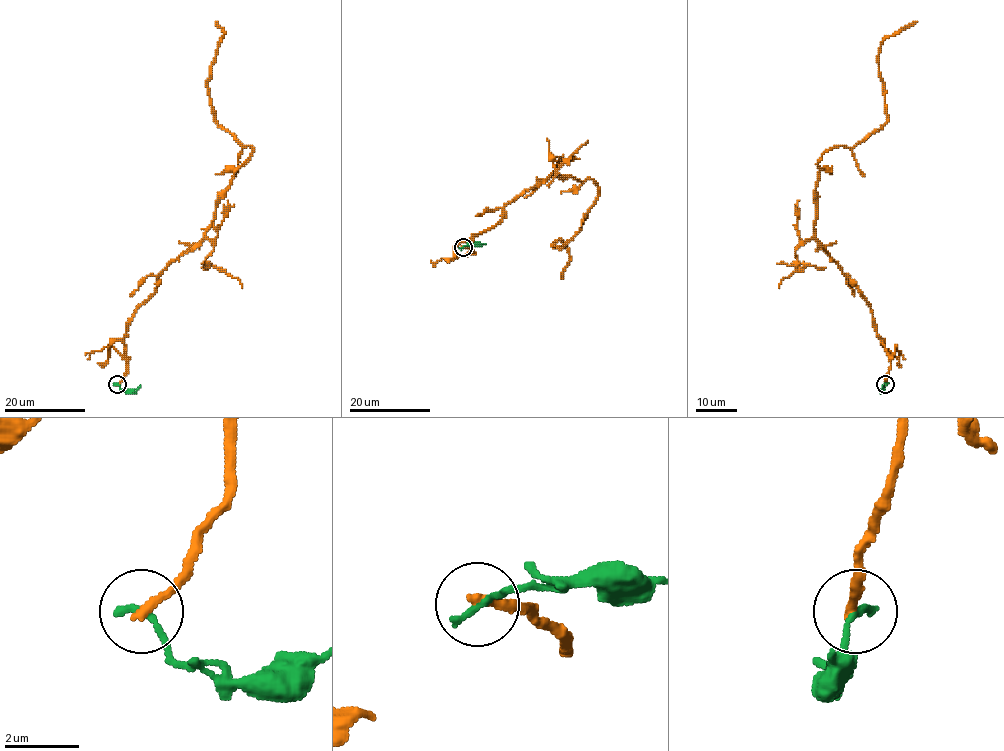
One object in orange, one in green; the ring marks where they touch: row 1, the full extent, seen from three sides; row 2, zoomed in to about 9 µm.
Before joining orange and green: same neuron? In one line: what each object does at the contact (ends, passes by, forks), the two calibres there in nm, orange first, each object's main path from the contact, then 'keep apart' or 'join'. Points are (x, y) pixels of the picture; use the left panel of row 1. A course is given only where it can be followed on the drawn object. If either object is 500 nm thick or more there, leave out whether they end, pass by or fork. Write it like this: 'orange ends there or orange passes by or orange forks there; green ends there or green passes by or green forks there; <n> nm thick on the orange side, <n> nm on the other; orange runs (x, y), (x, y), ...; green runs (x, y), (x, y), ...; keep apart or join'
orange ends there; green ends there; 280 nm thick on the orange side, 240 nm on the other; orange runs (117, 384), (133, 311), (204, 235), (217, 198), (252, 152), (215, 120), (207, 80), (224, 33), (216, 22); green runs (117, 384), (121, 390), (127, 391), (135, 391), (141, 386); keep apart

